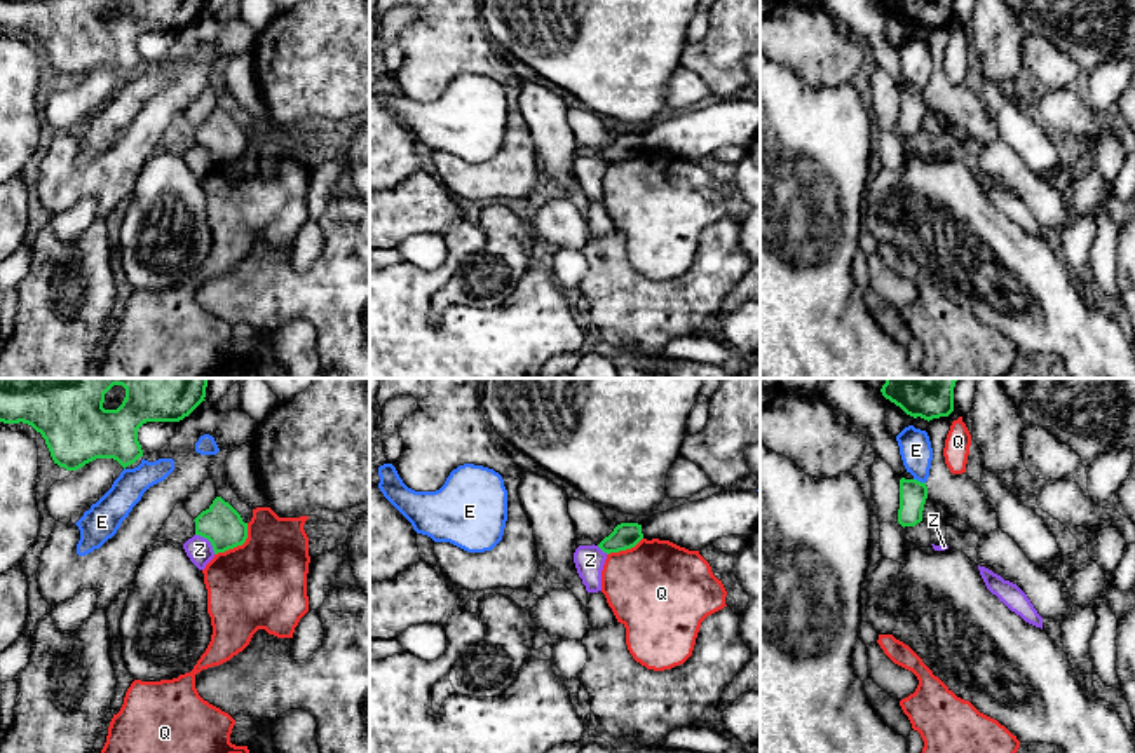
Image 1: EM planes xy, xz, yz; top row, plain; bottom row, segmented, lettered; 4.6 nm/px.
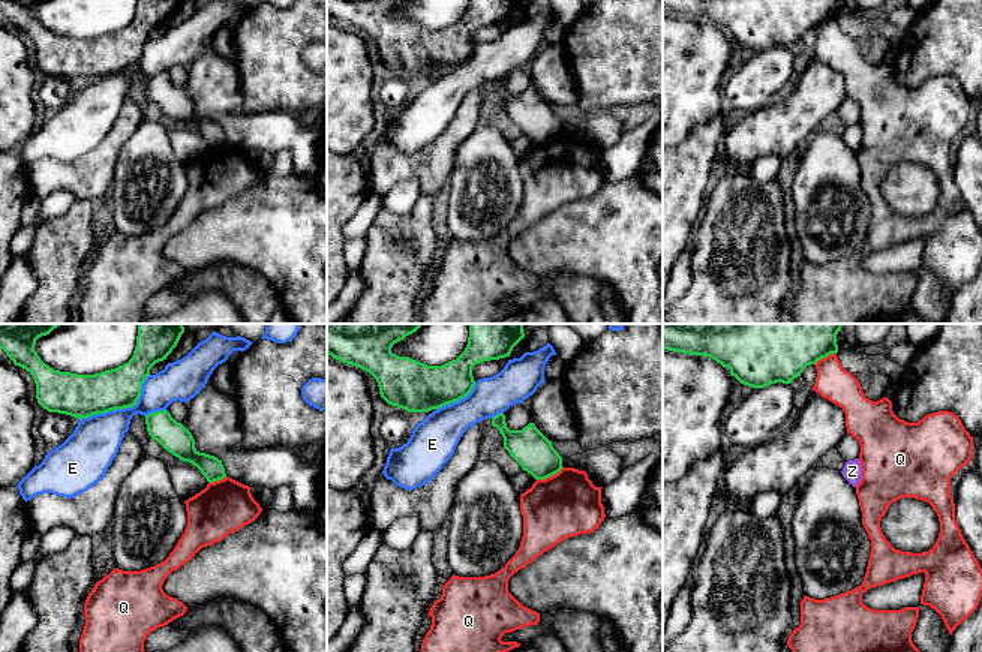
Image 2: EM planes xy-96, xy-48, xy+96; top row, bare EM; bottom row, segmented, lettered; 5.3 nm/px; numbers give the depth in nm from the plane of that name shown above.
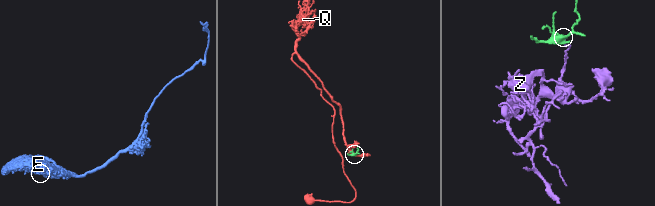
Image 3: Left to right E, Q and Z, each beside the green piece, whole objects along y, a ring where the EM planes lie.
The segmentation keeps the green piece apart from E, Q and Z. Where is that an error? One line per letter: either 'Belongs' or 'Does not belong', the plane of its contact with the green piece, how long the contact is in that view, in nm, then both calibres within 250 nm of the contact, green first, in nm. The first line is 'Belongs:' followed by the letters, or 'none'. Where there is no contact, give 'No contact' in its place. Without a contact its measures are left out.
Belongs: none
E: Does not belong. Touches green in yz. Shared border 60 nm. Thickness 130 nm (green) against 150 nm
Q: Does not belong. Touches green in xy. Shared border 220 nm. Thickness 190 nm (green) against 420 nm
Z: Does not belong. Touches green in xy. Shared border 130 nm. Thickness 190 nm (green) against 120 nm

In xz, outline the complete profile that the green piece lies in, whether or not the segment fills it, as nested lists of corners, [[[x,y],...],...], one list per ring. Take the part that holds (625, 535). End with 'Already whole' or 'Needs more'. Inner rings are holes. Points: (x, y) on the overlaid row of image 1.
[[[621,523],[614,532],[605,537],[598,547],[610,554],[635,547],[643,539],[642,525],[638,523]]]. Already whole

